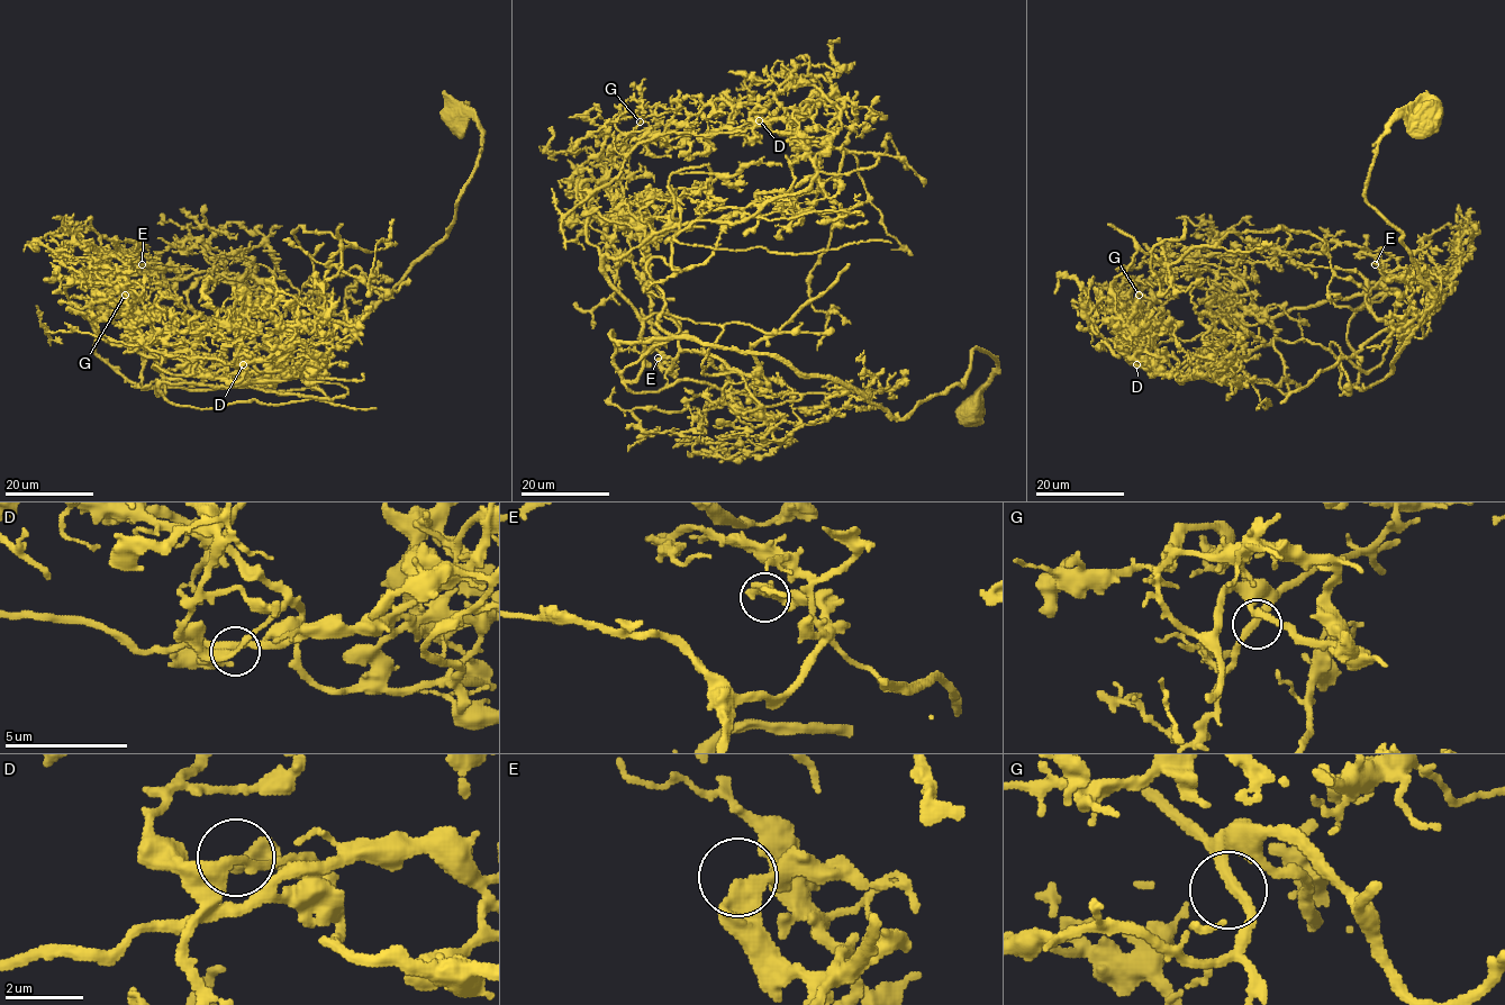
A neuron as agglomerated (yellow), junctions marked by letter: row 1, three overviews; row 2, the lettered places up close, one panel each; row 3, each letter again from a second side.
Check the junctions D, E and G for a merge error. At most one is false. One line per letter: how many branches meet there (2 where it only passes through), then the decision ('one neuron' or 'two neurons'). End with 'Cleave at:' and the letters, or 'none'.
D: 2 | one neuron
E: 2 | one neuron
G: 2 | one neuron
Cleave at: none

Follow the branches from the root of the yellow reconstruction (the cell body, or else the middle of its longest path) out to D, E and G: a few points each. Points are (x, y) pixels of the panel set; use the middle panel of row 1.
D: (972, 410), (978, 349), (892, 418), (656, 324), (649, 262), (700, 265), (791, 187), (806, 145), (759, 119)
E: (972, 410), (997, 370), (978, 349), (903, 418), (768, 354), (610, 332), (632, 391), (665, 386), (658, 358)
G: (972, 410), (978, 349), (903, 418), (612, 331), (625, 380), (641, 318), (580, 186), (640, 121)

